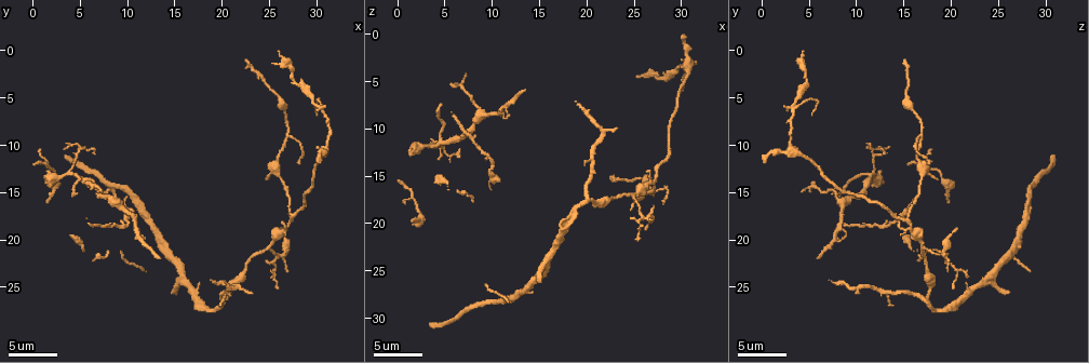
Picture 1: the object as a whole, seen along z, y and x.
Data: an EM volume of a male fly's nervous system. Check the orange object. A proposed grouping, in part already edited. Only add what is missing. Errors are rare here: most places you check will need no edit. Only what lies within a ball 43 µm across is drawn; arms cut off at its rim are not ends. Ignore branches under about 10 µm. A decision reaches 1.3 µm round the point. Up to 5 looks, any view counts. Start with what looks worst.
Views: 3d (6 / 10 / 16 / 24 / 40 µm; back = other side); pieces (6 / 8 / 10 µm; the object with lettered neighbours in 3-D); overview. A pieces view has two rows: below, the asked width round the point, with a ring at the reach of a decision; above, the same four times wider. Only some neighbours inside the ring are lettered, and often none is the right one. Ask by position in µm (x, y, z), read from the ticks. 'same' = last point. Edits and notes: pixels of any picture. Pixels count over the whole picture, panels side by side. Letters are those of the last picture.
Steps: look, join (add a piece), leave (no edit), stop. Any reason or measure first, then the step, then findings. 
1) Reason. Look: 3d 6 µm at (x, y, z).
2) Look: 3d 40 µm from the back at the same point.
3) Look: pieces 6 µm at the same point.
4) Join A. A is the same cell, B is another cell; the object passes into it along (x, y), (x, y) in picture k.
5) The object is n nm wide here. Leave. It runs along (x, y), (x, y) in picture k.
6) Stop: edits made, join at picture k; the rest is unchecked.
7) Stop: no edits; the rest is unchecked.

Tapers out. Look: 3d 6 µm at (22.6, 1.2, 15.0).

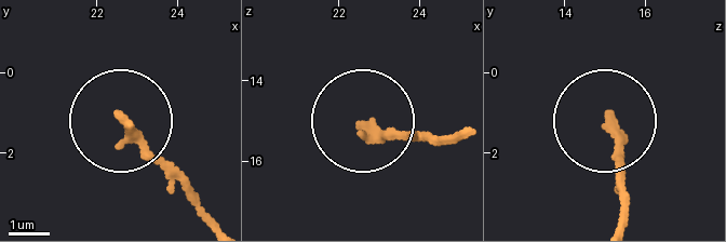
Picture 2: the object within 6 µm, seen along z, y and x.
Look: pieces 8 µm at (22.70, 1.15, 15.15).

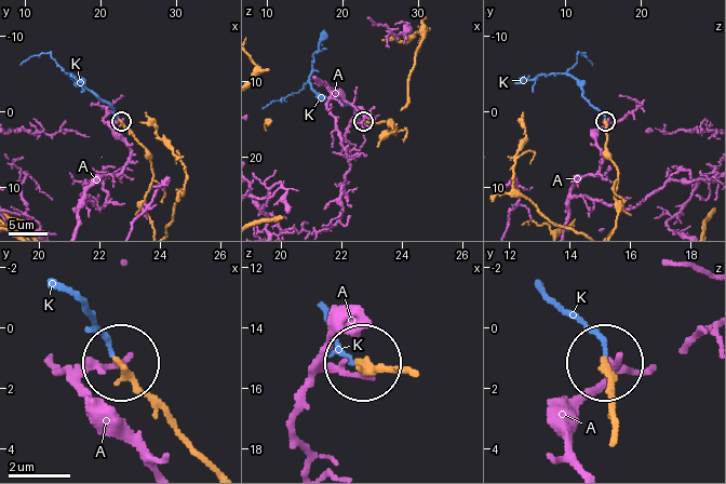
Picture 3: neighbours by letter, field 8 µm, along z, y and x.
Join K. K is the same cell, A is another cell; the object passes into it along (610, 425), (610, 371), (601, 347), (543, 295) in picture 3; the neuron continues.

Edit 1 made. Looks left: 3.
Free end. Look: 3d 6 µm at (9.6, 15.6, 16.0).

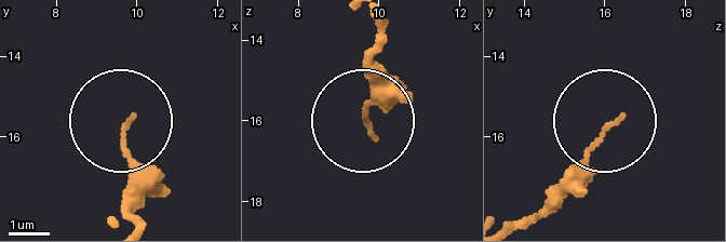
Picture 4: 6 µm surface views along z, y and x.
See the neighbours. Look: pieces 10 µm at (9.80, 15.70, 16.25).

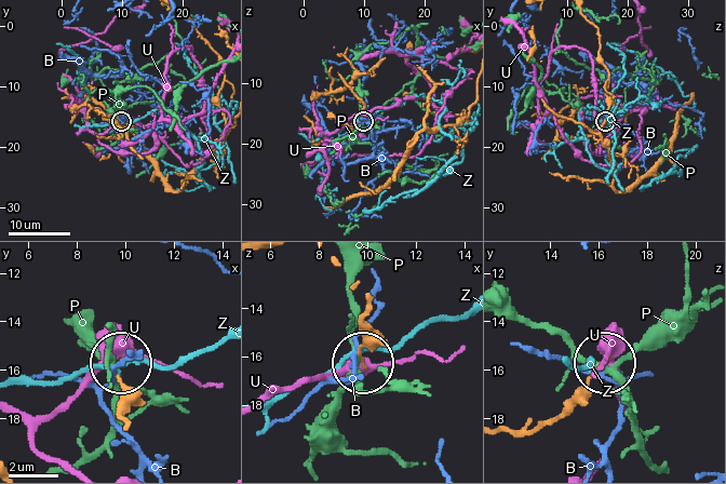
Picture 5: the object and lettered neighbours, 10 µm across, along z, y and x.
The object is 100 nm wide here. Leave. B, P, U and Z are other cells; none of them fits.

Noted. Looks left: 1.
Stop: edits made, join at picture 3; the rest is unchecked.

